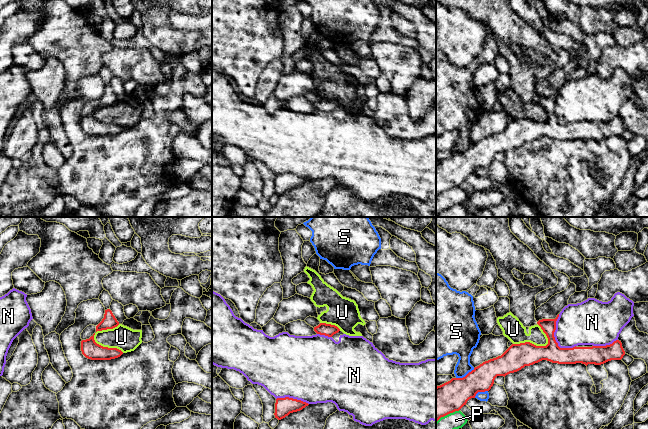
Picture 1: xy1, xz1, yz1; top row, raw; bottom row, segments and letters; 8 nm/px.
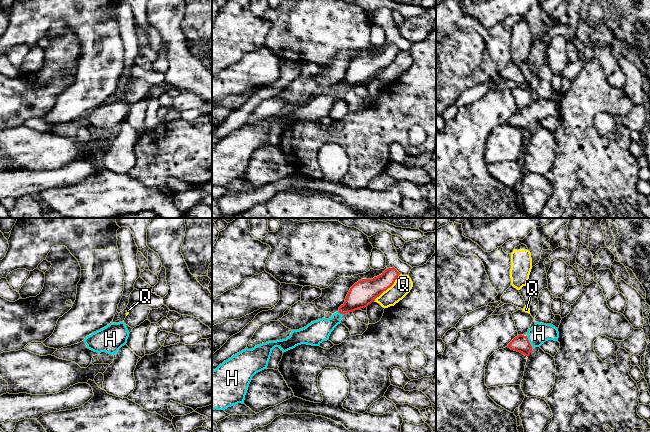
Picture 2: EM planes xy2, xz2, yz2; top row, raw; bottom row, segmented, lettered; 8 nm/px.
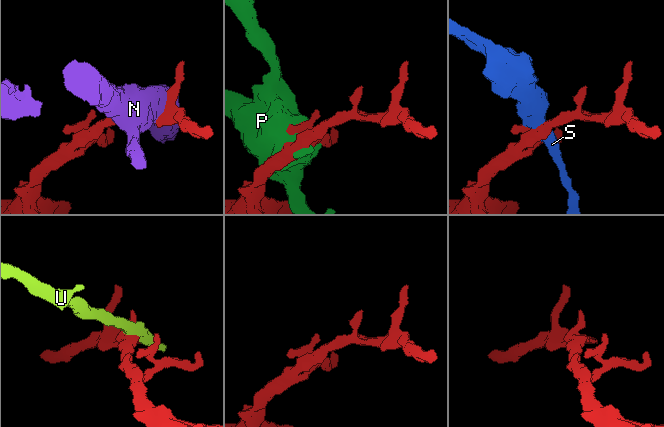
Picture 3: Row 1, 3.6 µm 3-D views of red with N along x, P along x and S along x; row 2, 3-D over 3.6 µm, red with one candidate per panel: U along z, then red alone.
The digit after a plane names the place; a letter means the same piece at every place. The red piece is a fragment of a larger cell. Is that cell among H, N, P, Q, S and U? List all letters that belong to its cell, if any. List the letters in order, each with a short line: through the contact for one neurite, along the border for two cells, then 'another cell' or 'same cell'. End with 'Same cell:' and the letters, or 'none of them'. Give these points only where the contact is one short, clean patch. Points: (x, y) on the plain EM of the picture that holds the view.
H: line yz2 (521, 120), (529, 118), (539, 109); same cell
N: another cell
P: another cell
Q: line xz2 (400, 50), (373, 77); another cell
S: another cell
U: another cell
Same cell: H

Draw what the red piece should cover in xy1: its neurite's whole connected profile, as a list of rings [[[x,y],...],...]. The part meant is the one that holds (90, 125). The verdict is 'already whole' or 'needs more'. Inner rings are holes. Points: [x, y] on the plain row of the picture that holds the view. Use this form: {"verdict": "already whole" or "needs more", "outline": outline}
{"verdict": "already whole", "outline": [[[95,109],[89,115],[81,117],[81,127],[86,134],[91,136],[111,136],[123,130],[117,124],[108,124],[97,120],[94,111]]]}

